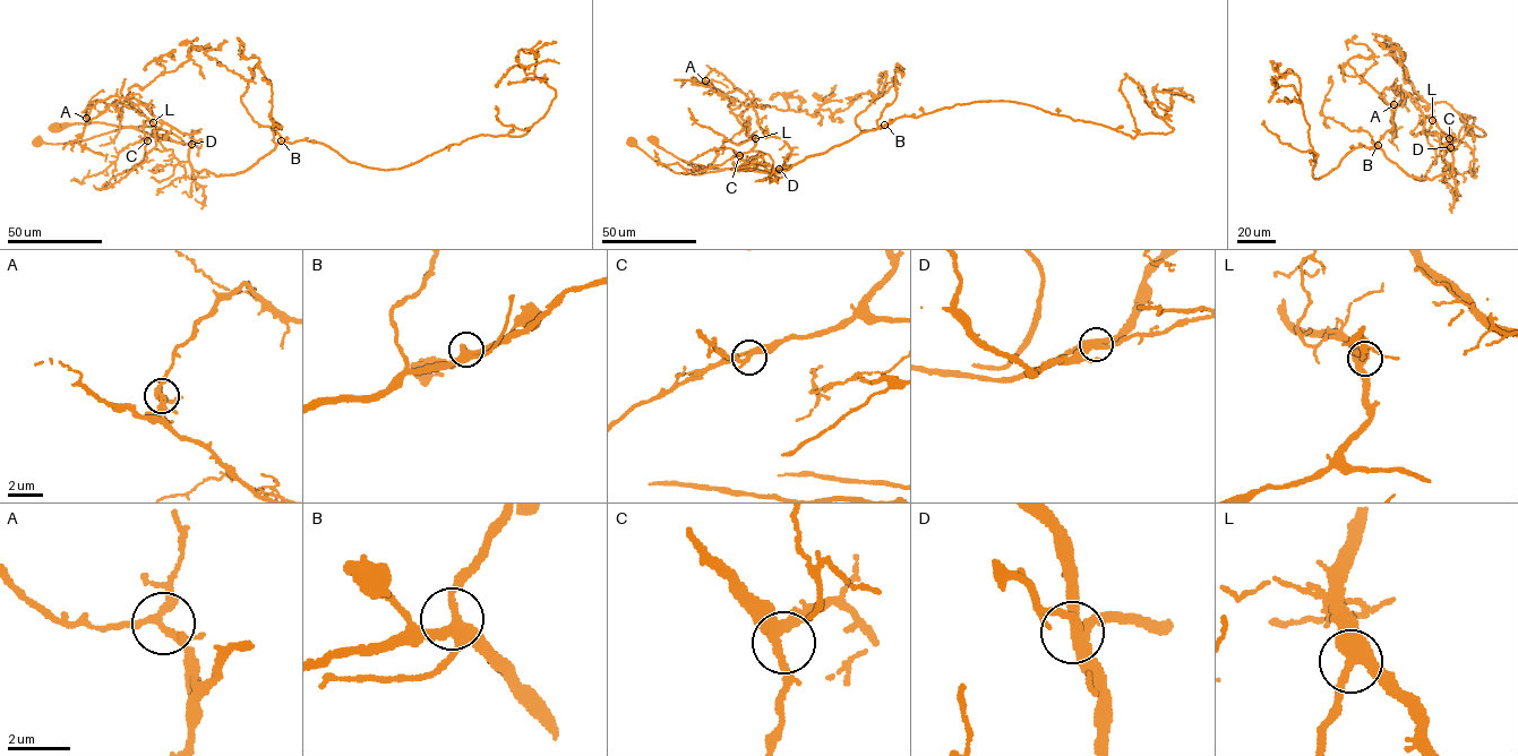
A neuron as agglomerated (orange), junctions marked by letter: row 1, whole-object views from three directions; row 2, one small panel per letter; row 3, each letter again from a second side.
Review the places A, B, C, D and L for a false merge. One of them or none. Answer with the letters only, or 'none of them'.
A

